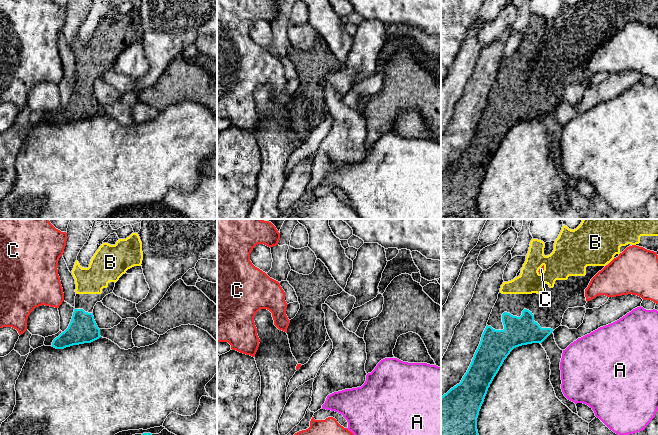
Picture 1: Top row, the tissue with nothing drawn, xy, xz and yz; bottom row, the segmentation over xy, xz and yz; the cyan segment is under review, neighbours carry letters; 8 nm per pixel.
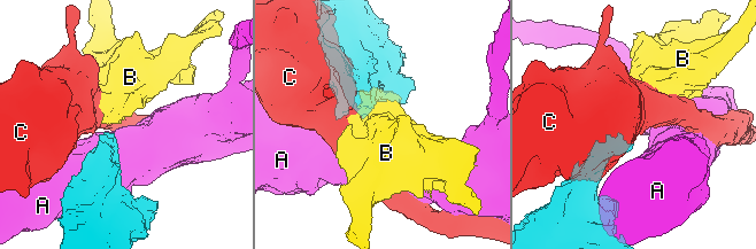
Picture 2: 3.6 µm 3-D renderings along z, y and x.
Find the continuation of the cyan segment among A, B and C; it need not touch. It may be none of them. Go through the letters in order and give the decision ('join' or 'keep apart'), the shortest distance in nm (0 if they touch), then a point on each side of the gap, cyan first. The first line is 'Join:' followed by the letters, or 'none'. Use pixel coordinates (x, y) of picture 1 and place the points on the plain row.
Join: B
A: keep apart; gap 170 nm; span yz (548, 111), (563, 126)
B: join; gap 130 nm; span xy (76, 85), (76, 69)
C: keep apart; gap 110 nm; span xy (74, 85), (63, 76)

